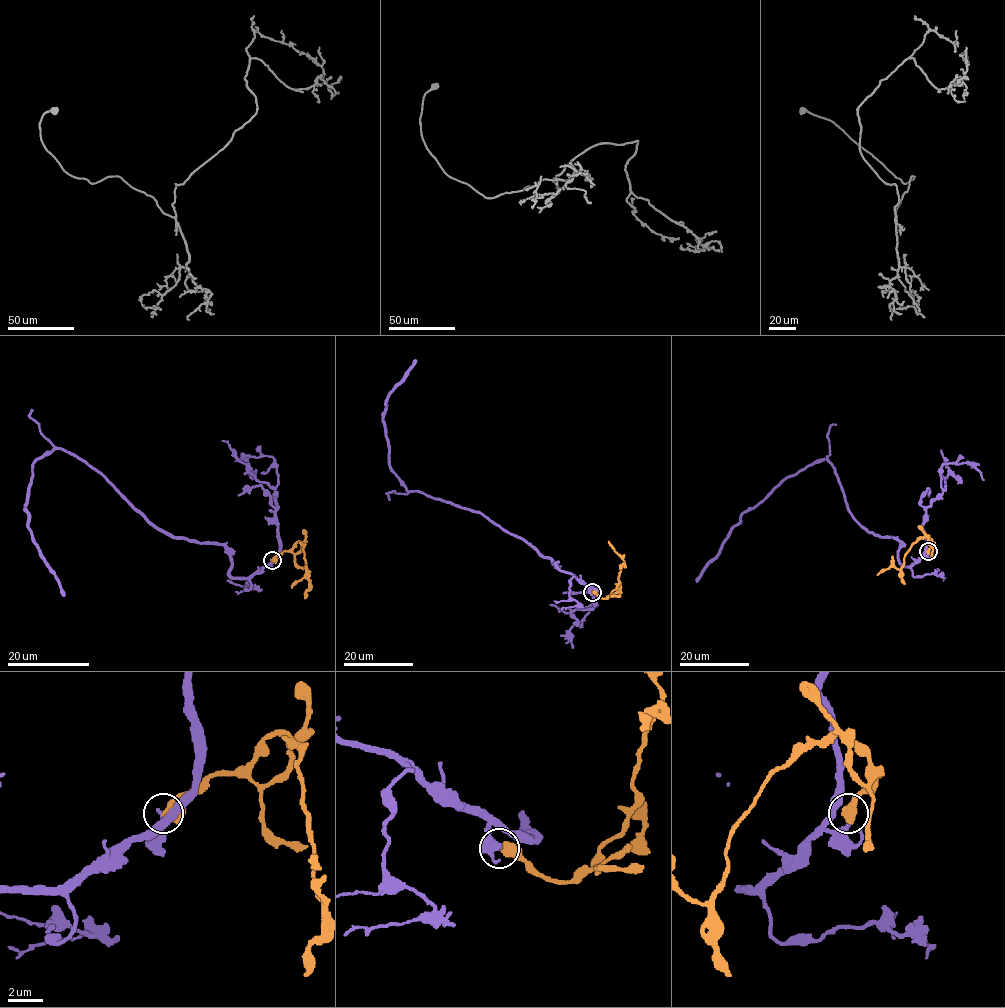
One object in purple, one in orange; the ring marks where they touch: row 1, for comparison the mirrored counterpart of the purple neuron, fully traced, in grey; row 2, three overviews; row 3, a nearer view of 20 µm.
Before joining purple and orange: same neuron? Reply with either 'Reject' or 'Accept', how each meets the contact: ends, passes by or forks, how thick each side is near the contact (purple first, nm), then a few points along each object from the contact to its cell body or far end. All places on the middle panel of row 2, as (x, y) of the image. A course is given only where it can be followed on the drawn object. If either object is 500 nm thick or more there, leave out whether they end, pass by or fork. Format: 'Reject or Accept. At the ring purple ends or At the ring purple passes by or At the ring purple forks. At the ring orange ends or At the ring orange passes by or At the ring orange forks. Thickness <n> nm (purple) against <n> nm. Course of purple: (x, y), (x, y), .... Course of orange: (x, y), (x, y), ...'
Reject. Thickness 200 nm (purple) against 650 nm. Course of purple: (591, 592), (563, 572), (558, 562), (480, 513), (408, 490), (390, 465), (384, 412), (388, 395), (416, 361). Course of orange: (591, 592), (607, 598), (618, 582), (623, 560), (609, 541)

